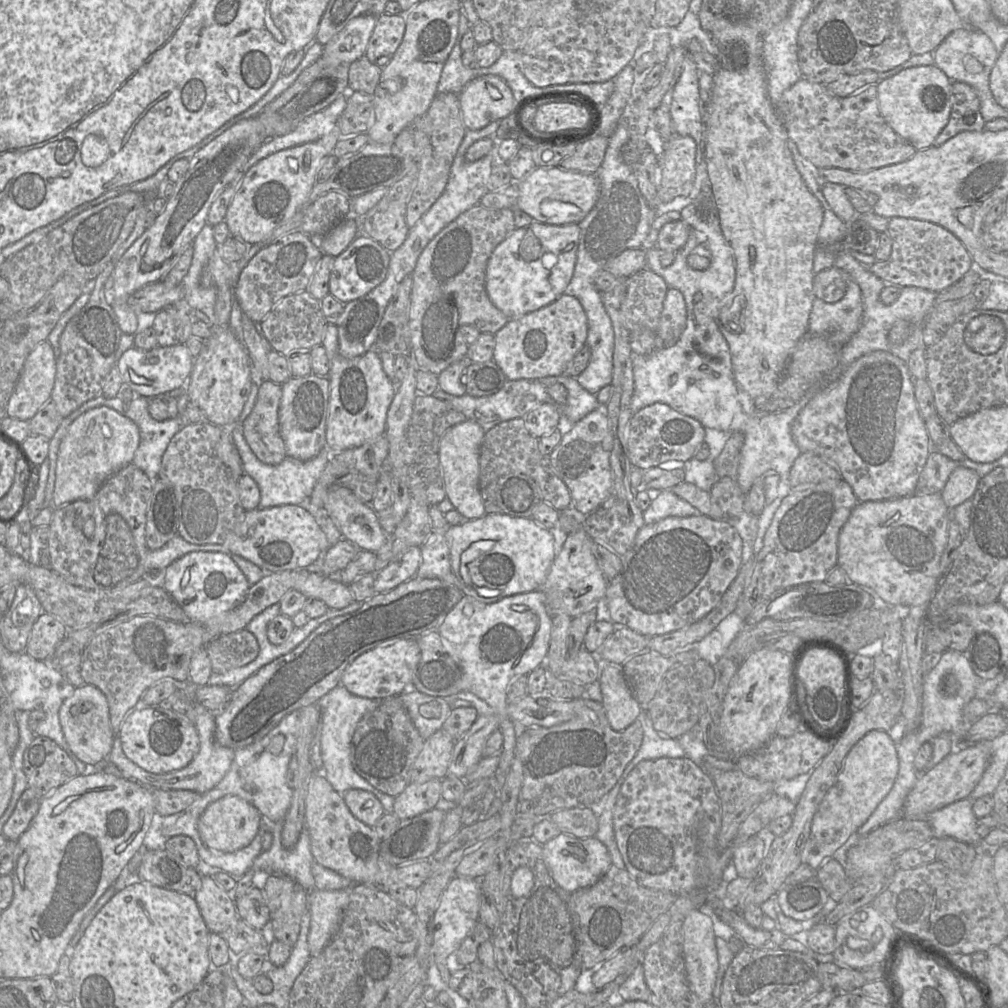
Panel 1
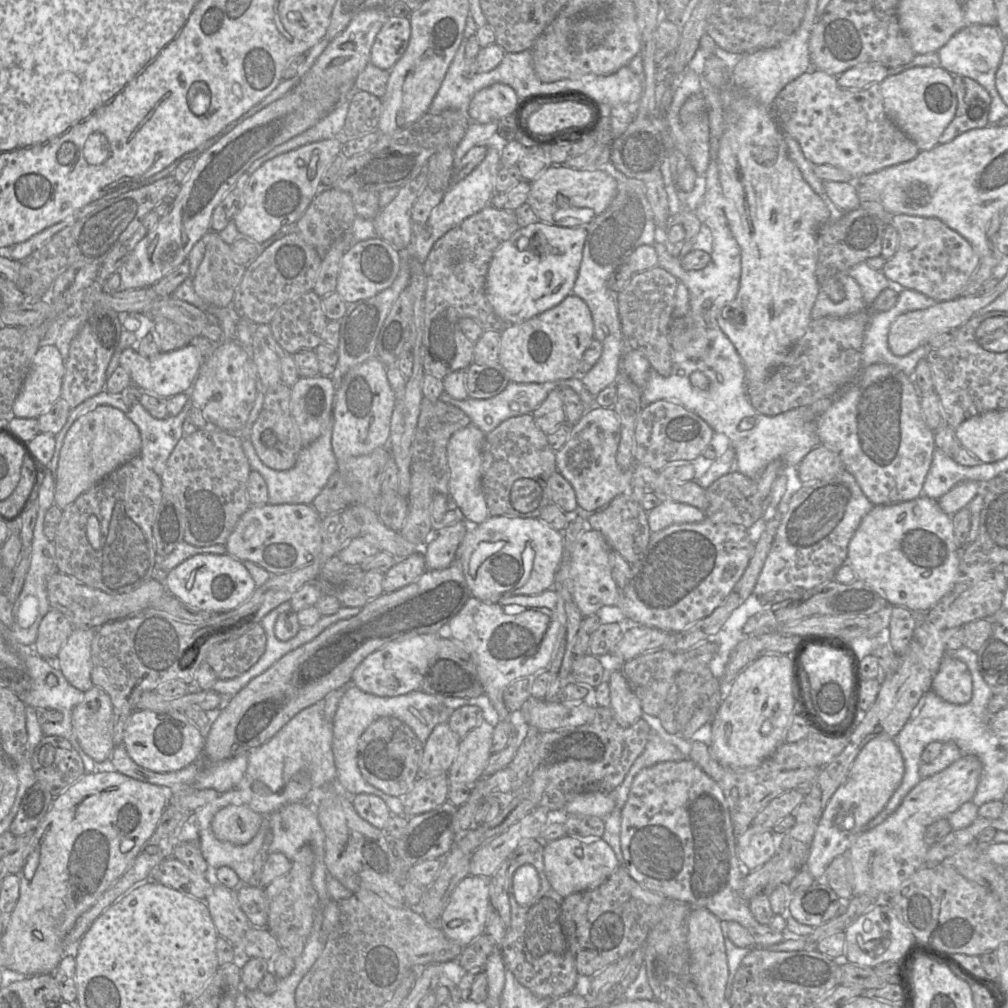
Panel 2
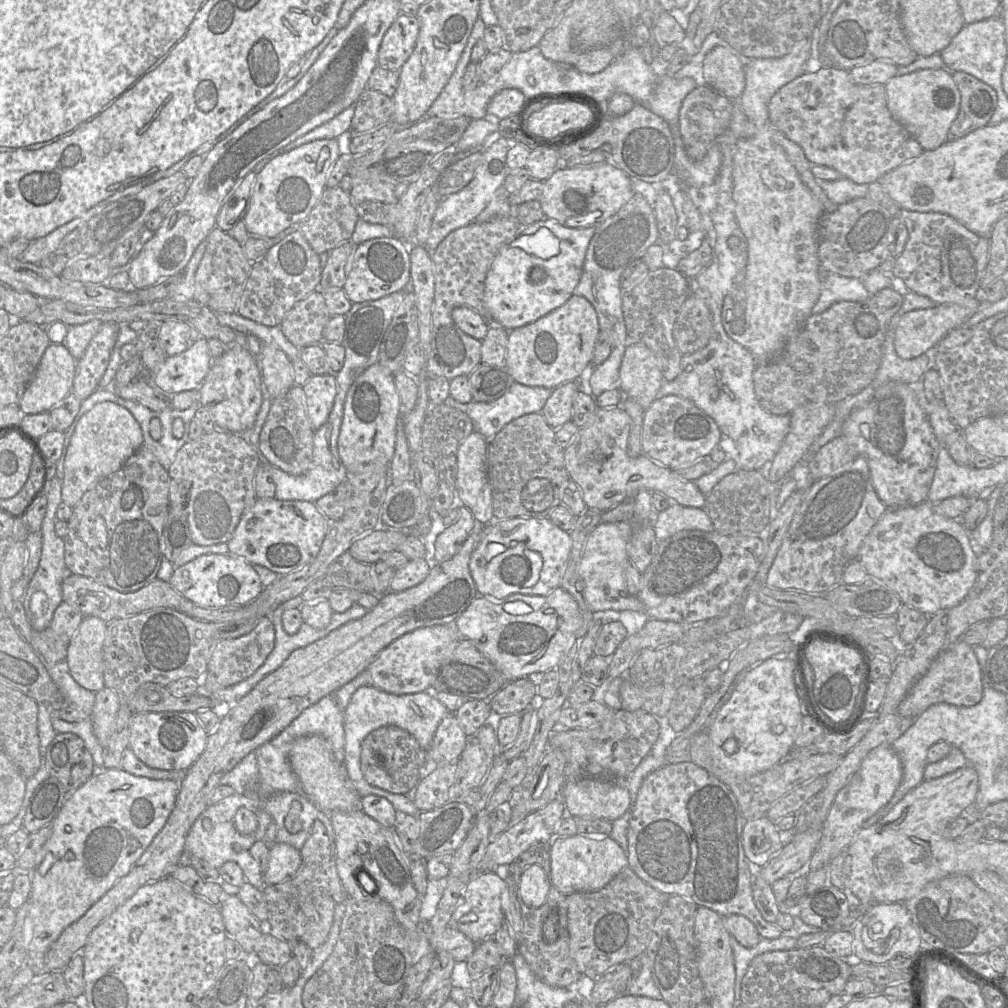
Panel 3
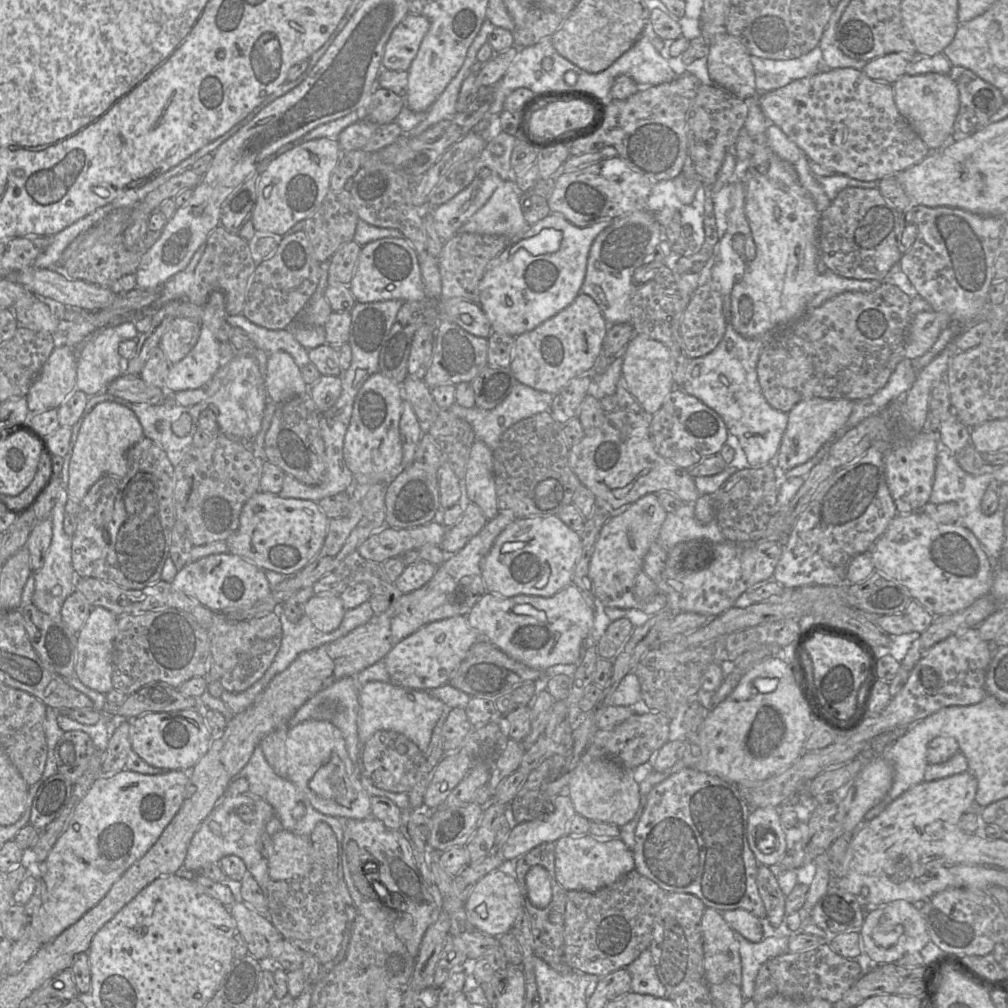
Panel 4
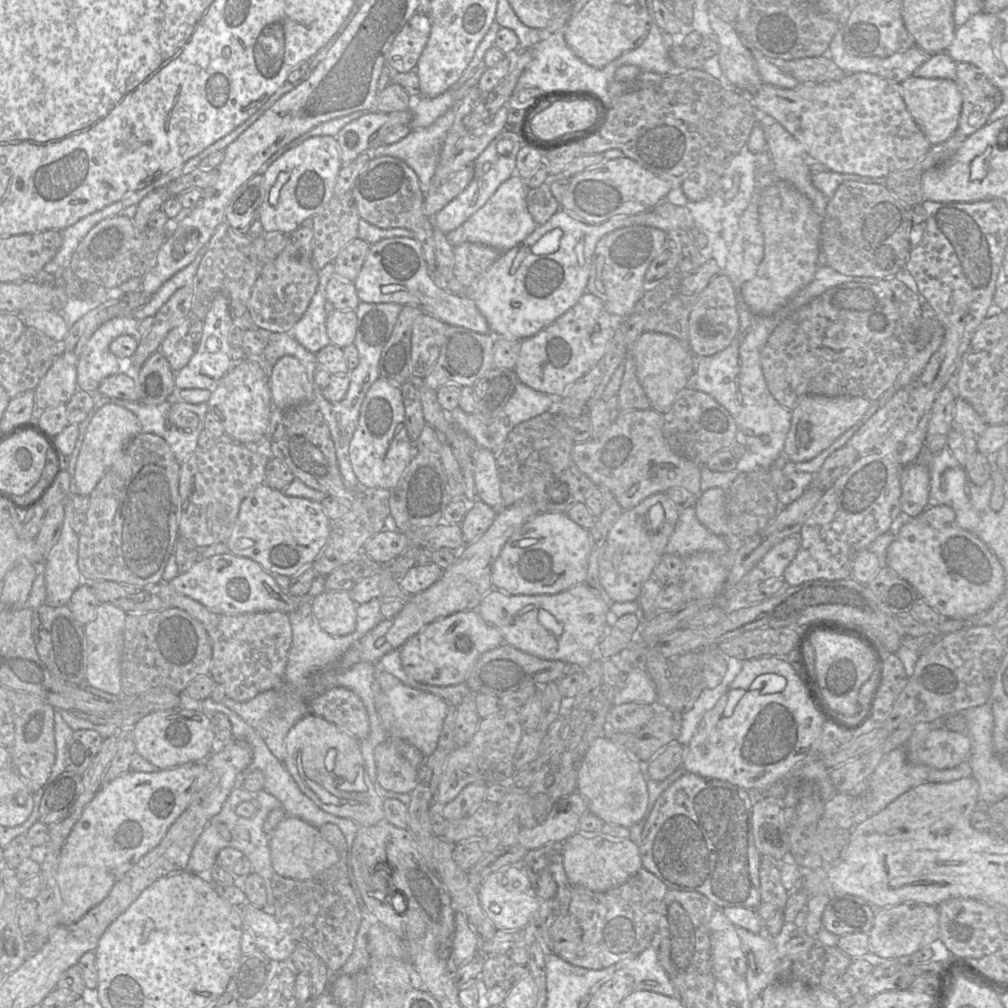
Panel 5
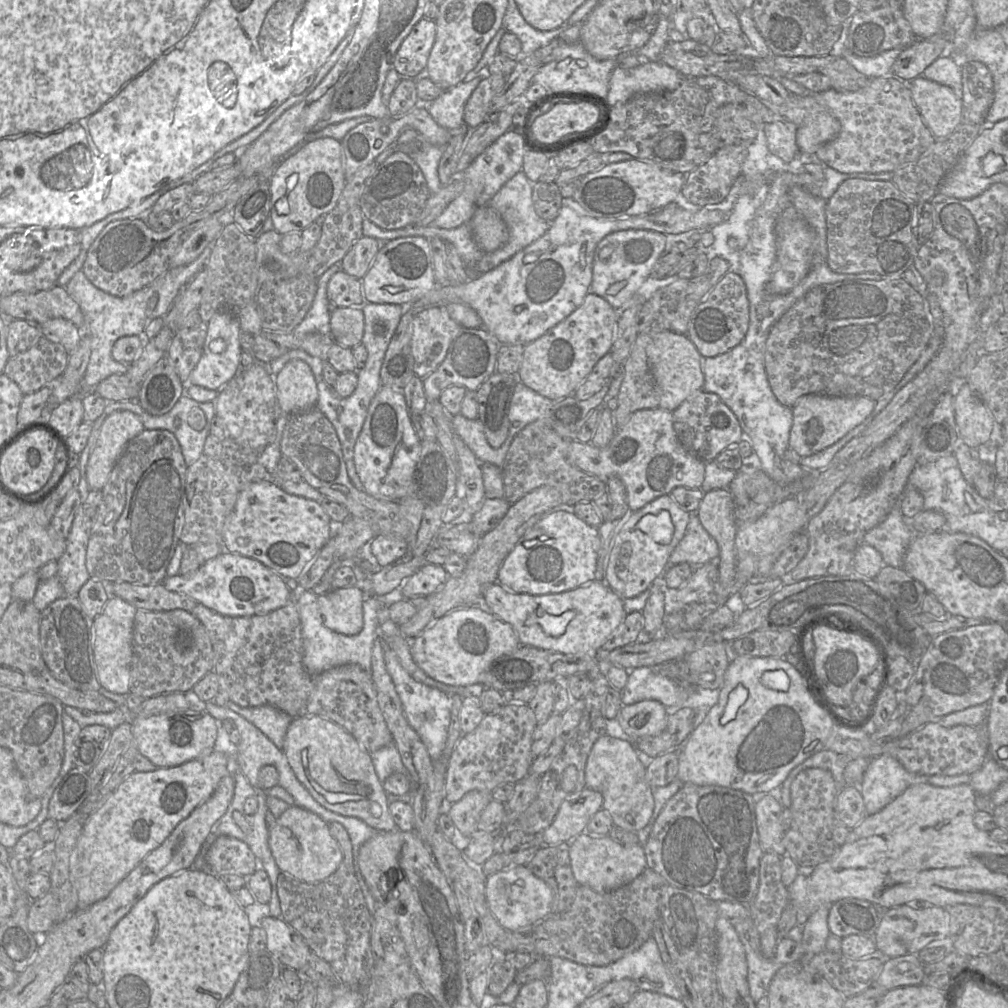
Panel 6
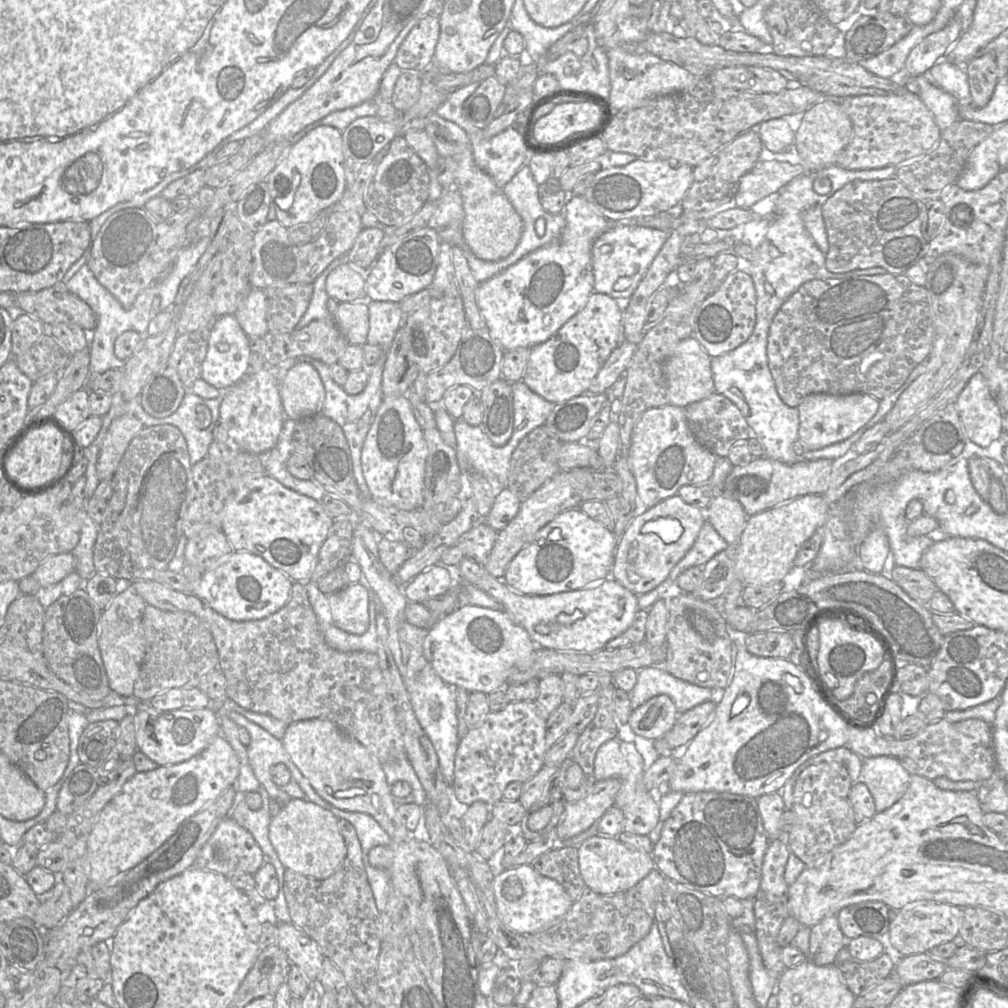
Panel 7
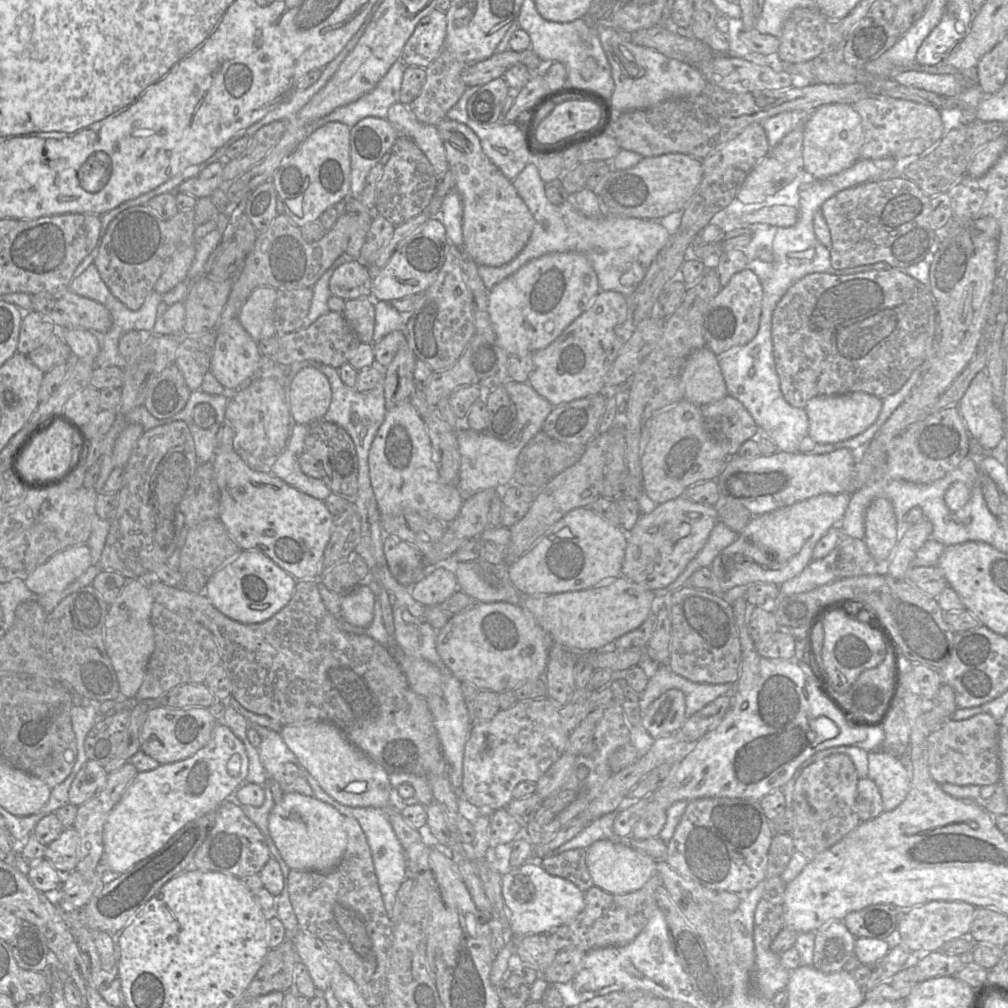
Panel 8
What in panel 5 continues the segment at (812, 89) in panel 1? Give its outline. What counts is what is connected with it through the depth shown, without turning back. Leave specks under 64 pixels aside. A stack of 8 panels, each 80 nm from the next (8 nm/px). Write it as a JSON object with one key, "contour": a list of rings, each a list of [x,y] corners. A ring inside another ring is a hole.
{"contour":[[[847,73],[839,81],[804,82],[792,89],[762,82],[758,91],[749,98],[762,118],[775,120],[781,124],[811,158],[833,172],[872,178],[887,177],[894,172],[910,168],[931,148],[930,142],[904,103],[900,83],[889,81],[876,74]]]}

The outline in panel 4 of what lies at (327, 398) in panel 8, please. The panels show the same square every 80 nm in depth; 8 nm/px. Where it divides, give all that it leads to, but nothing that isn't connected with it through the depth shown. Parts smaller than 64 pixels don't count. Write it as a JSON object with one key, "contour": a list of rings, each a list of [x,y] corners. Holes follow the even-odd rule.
{"contour":[[[285,351],[268,355],[264,382],[268,397],[277,405],[297,396],[308,396],[309,393],[300,368]]]}

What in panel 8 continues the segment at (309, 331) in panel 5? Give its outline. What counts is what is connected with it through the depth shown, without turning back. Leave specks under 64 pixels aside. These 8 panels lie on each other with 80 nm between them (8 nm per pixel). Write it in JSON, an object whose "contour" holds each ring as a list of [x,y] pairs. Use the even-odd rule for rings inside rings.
{"contour":[[[343,253],[313,285],[311,305],[307,316],[303,321],[303,329],[308,328],[316,319],[318,319],[318,317],[329,312],[327,304],[329,297],[331,296],[329,291],[329,280],[336,268],[350,260],[353,259],[351,259],[346,253]]]}

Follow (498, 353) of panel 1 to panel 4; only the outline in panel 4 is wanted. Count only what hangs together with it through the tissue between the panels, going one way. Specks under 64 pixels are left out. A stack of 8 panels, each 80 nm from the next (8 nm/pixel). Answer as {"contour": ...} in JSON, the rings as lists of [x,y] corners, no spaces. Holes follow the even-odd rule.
{"contour":[[[580,293],[565,309],[535,329],[515,337],[510,369],[518,382],[557,394],[570,380],[587,375],[602,353],[608,323],[592,297]]]}

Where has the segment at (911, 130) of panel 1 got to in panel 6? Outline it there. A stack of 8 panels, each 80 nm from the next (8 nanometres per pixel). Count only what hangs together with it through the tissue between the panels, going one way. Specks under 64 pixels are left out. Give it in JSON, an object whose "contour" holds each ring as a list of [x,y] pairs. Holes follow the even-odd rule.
{"contour":[[[923,75],[908,83],[912,100],[935,139],[949,136],[962,121],[960,94]]]}

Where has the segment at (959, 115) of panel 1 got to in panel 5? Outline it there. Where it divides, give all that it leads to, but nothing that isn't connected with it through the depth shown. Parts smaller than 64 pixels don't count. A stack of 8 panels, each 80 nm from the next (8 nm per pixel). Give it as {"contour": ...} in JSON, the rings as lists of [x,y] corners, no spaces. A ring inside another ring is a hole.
{"contour":[[[957,63],[955,82],[962,98],[957,131],[969,136],[986,125],[990,114],[1001,104],[1002,94],[970,63]]]}

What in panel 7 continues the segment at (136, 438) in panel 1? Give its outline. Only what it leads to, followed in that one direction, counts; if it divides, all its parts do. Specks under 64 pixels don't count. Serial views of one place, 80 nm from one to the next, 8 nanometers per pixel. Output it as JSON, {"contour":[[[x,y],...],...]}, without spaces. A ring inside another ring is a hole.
{"contour":[[[123,415],[111,422],[96,465],[100,481],[112,478],[130,441],[143,428],[143,423],[132,415]]]}

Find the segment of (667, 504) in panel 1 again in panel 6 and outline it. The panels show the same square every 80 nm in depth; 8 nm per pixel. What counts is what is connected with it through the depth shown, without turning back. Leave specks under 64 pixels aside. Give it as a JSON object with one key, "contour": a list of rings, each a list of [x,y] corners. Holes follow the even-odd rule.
{"contour":[[[690,513],[685,534],[672,551],[667,569],[679,563],[698,567],[717,559],[719,552],[718,543],[702,526],[696,513]]]}

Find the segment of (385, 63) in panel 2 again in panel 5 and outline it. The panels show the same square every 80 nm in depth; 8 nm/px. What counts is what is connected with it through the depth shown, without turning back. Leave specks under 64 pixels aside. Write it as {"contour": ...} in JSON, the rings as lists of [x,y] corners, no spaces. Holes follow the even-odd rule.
{"contour":[[[414,14],[395,37],[386,65],[401,73],[415,71],[431,31],[428,16]]]}

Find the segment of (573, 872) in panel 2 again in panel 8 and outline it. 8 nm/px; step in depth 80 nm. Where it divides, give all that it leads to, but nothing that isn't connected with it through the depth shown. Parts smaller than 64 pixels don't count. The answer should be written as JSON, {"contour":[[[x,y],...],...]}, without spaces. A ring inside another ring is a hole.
{"contour":[[[599,840],[586,849],[586,863],[593,885],[611,894],[626,894],[642,888],[656,873],[656,862],[651,856],[631,848],[624,840]]]}

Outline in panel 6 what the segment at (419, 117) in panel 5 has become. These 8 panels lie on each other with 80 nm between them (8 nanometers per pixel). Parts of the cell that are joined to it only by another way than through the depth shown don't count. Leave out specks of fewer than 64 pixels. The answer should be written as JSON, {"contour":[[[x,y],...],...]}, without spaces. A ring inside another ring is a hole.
{"contour":[[[484,67],[477,77],[470,81],[464,80],[450,89],[444,90],[436,99],[423,105],[434,121],[449,131],[468,127],[463,120],[465,103],[480,81],[489,75],[491,75],[489,70]]]}

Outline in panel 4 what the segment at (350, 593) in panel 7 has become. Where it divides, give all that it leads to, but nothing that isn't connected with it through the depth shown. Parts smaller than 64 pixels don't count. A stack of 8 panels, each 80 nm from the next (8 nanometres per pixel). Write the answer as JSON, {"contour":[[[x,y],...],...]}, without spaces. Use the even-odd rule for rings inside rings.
{"contour":[[[314,595],[303,605],[303,614],[308,616],[312,624],[324,633],[336,630],[340,626],[345,612],[343,602],[337,595]]]}

